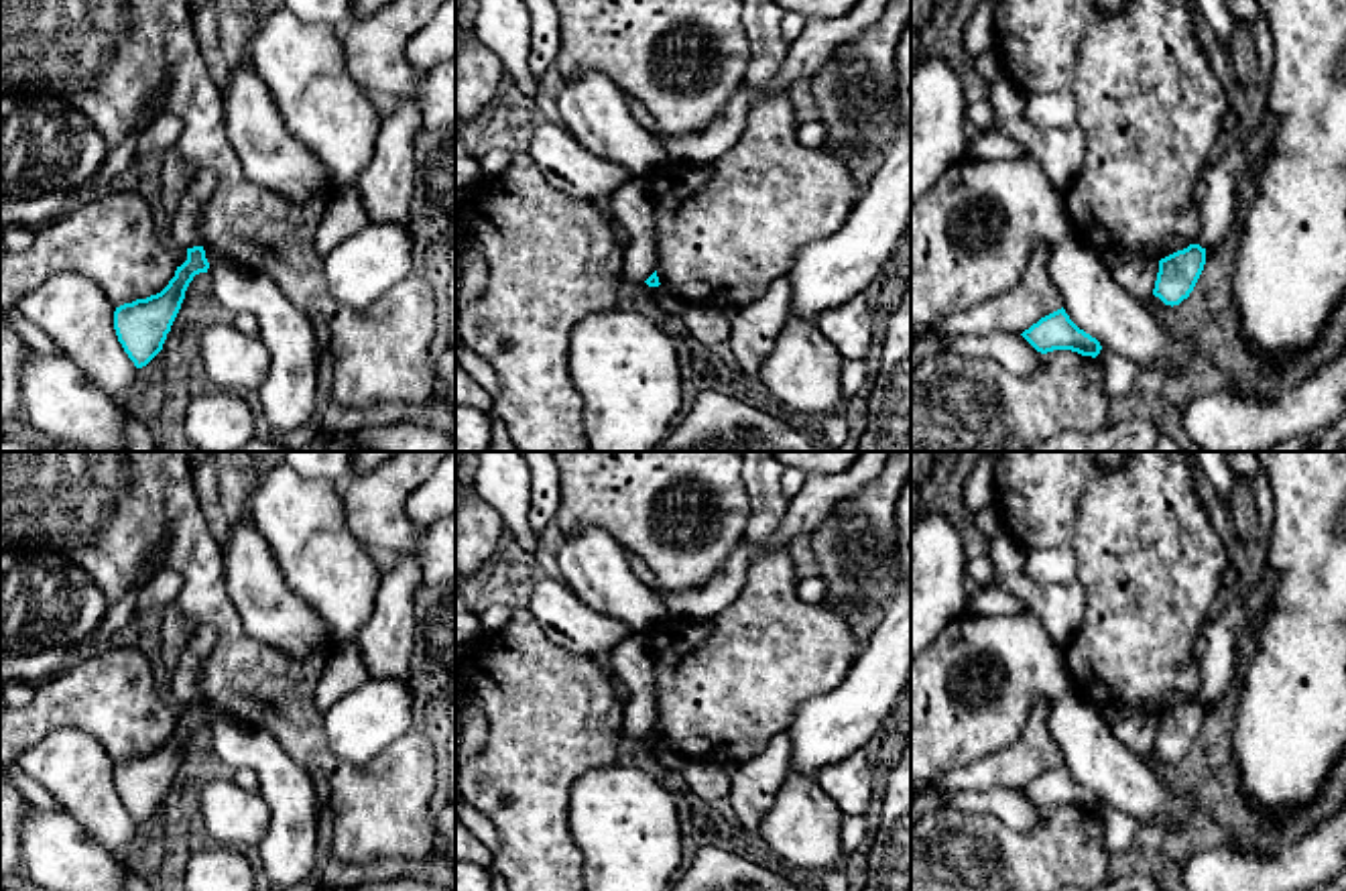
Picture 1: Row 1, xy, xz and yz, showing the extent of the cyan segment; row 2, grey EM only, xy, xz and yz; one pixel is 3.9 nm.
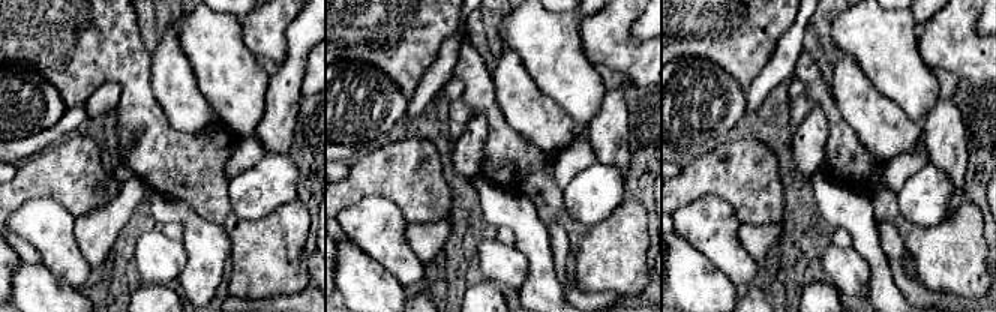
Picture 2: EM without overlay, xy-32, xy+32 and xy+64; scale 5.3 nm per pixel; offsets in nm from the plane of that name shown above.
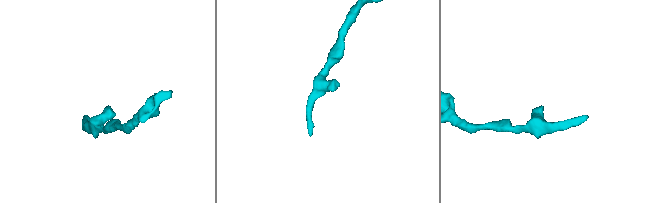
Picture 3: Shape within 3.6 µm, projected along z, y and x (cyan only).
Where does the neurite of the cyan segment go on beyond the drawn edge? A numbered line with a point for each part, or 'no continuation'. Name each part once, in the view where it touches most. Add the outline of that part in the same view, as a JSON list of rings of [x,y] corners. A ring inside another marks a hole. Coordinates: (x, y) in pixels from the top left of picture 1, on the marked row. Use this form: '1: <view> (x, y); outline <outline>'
no continuation

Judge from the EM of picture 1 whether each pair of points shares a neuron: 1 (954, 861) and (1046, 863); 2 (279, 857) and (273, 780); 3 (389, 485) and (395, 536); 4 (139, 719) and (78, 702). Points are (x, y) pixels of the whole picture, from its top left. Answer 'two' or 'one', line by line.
1: one
2: one
3: one
4: one

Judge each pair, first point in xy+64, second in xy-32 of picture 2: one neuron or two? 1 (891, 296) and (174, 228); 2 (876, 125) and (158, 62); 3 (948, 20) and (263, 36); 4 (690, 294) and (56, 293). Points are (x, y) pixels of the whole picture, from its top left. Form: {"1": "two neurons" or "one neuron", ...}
{"1": "two neurons", "2": "one neuron", "3": "one neuron", "4": "one neuron"}

